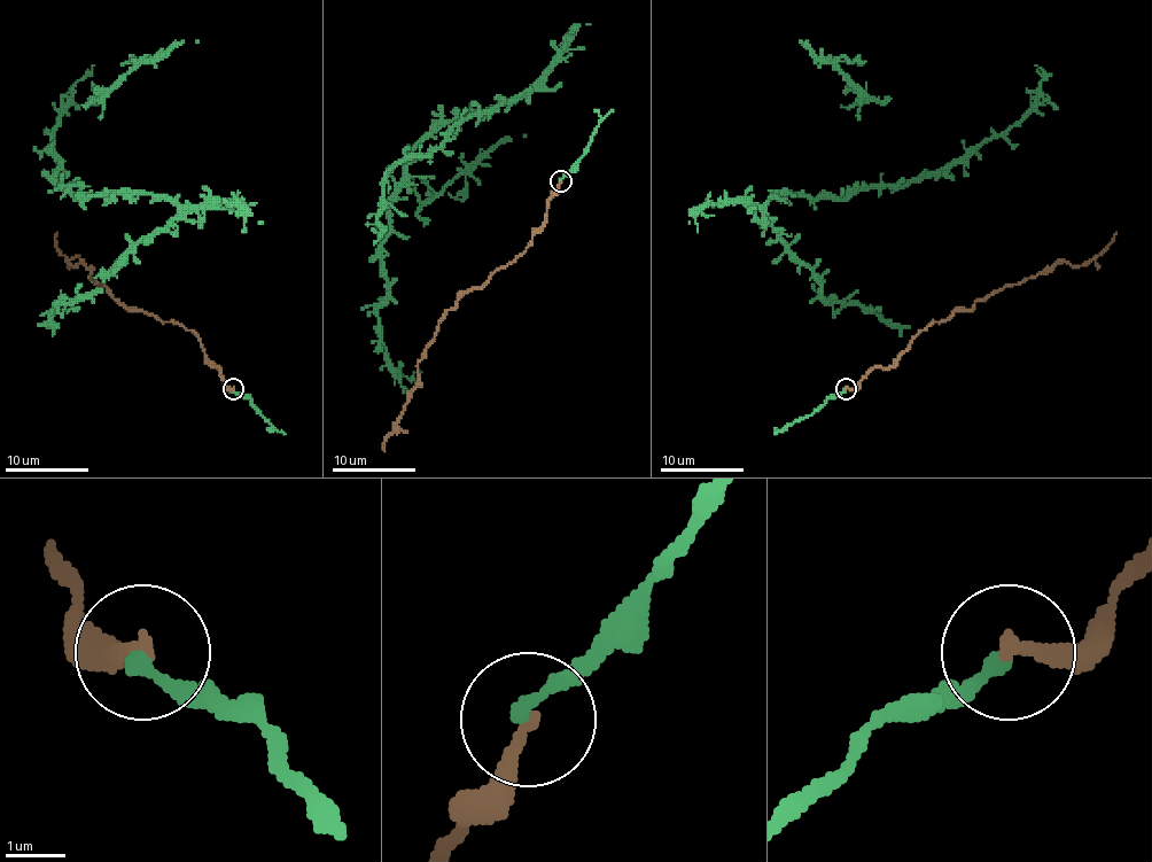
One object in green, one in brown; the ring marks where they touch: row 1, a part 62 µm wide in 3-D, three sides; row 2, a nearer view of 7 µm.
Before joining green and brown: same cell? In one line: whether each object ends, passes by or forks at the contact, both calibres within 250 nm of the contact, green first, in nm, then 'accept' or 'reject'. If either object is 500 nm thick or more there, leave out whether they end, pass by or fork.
green ends | brown ends | 240/260 nm | accept

